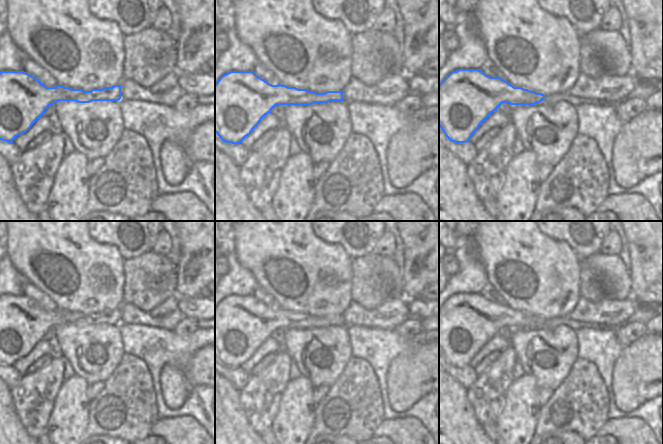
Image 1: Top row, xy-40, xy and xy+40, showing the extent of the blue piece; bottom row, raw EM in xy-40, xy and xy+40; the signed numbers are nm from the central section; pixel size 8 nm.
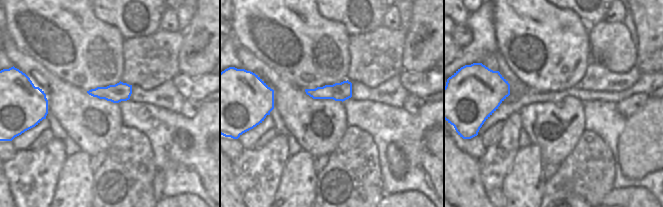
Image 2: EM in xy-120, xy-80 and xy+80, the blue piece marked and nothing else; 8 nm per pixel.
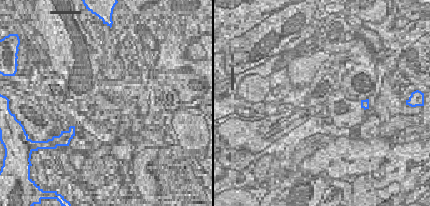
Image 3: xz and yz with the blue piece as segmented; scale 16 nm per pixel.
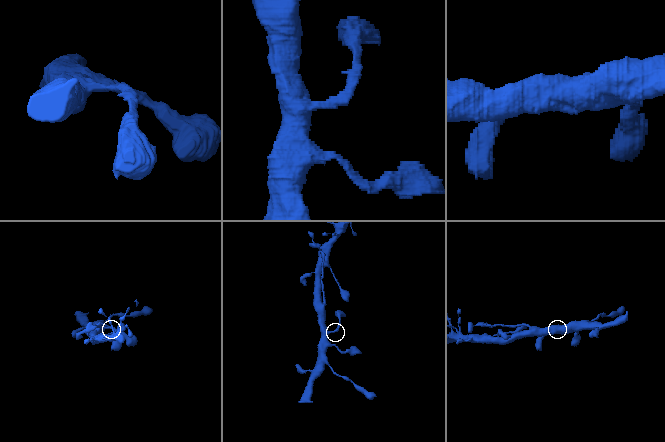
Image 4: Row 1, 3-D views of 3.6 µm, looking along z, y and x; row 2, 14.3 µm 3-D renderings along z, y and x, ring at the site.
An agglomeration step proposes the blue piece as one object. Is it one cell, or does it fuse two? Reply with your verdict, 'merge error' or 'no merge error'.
no merge error

